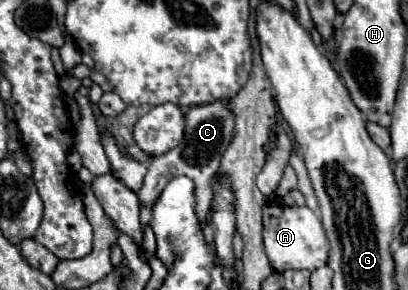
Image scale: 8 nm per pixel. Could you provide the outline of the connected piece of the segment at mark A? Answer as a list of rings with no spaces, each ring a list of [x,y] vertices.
[[[267,202],[265,212],[263,212],[263,242],[265,250],[269,256],[271,266],[277,272],[285,272],[289,268],[299,270],[315,270],[327,264],[329,260],[329,238],[325,234],[325,228],[321,224],[321,218],[309,210],[307,206],[303,208],[289,208],[277,202]]]

